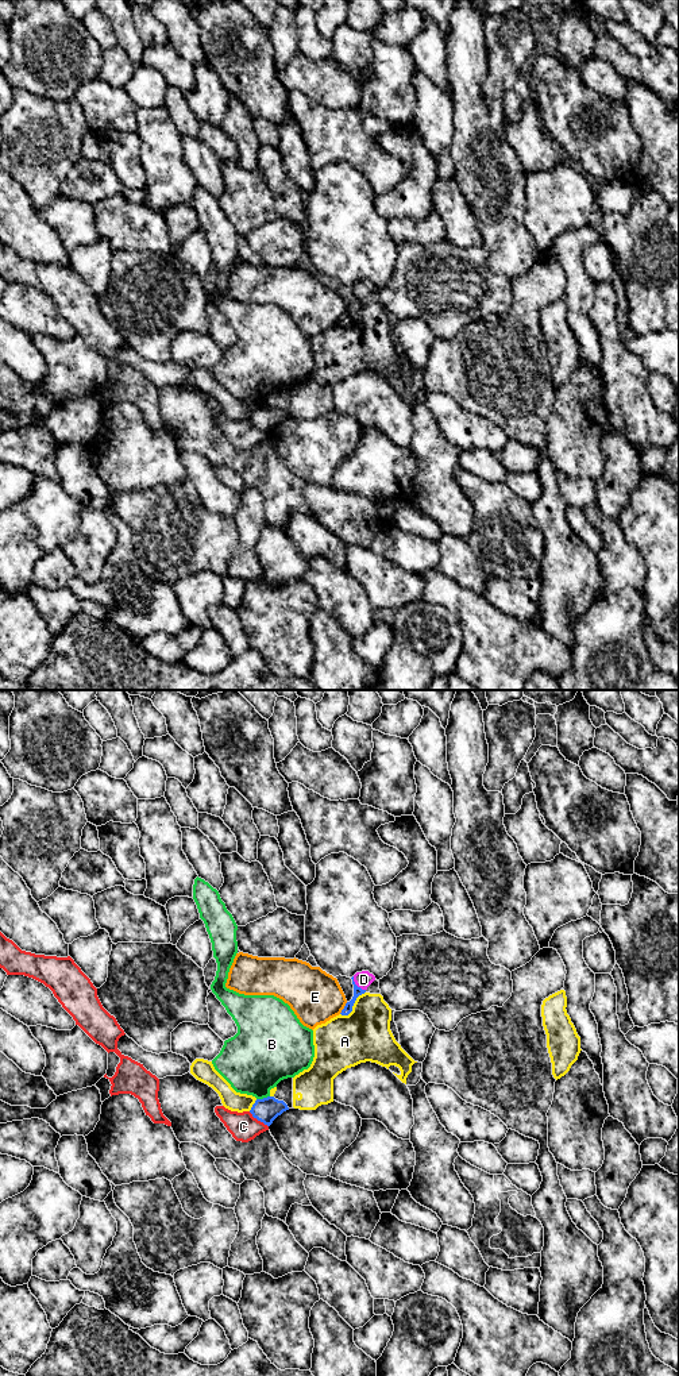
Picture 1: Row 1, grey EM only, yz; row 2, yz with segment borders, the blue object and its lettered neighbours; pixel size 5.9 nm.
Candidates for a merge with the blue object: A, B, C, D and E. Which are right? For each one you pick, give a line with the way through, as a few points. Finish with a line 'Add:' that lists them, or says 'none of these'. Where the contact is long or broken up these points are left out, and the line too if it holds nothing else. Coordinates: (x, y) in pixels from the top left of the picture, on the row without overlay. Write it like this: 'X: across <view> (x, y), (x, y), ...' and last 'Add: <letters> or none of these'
D: across yz (358, 300), (355, 293), (363, 288)
Add: D

